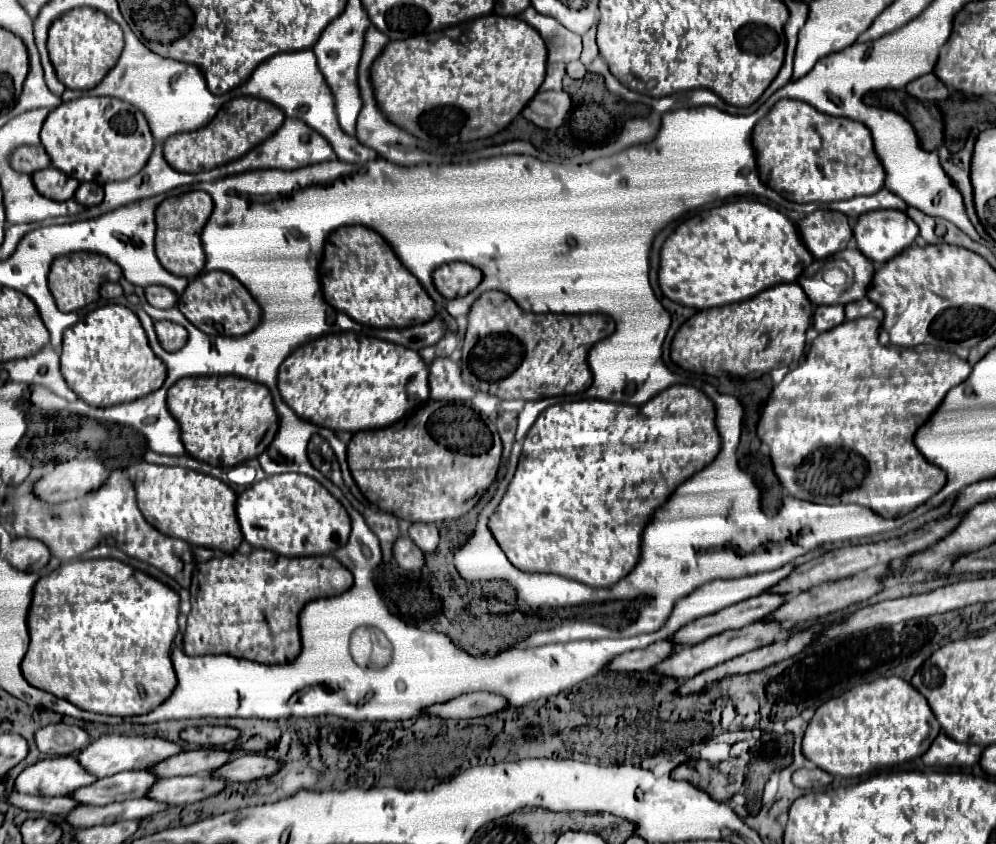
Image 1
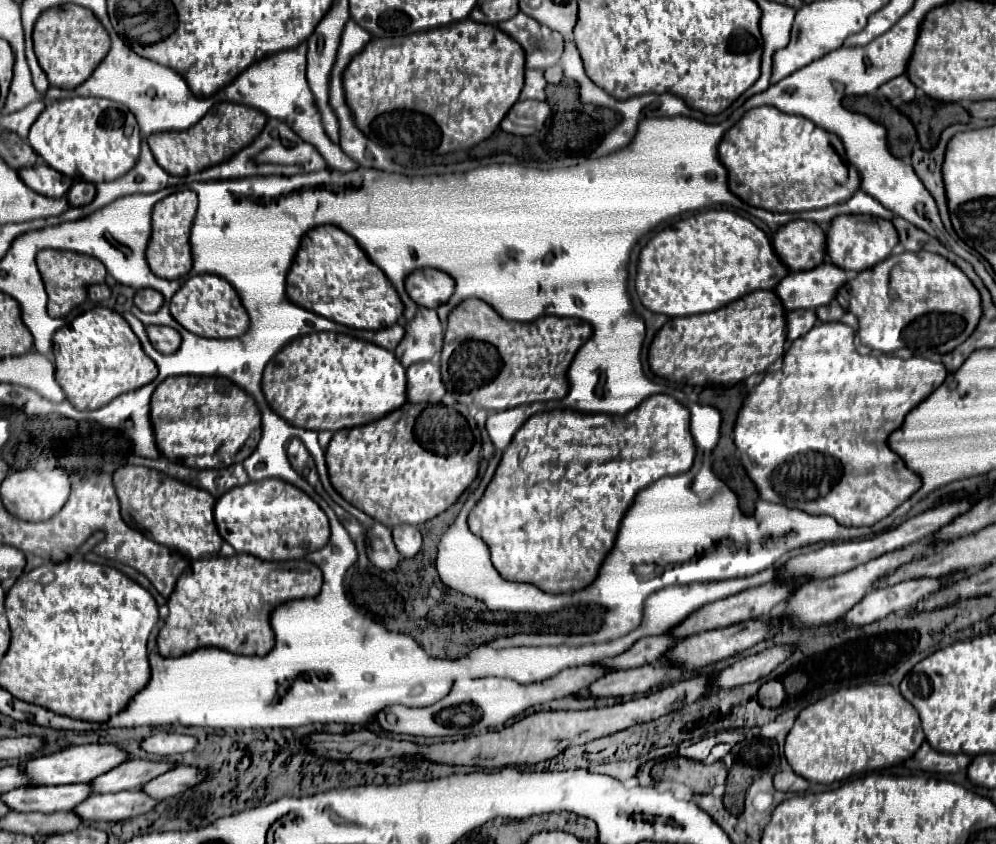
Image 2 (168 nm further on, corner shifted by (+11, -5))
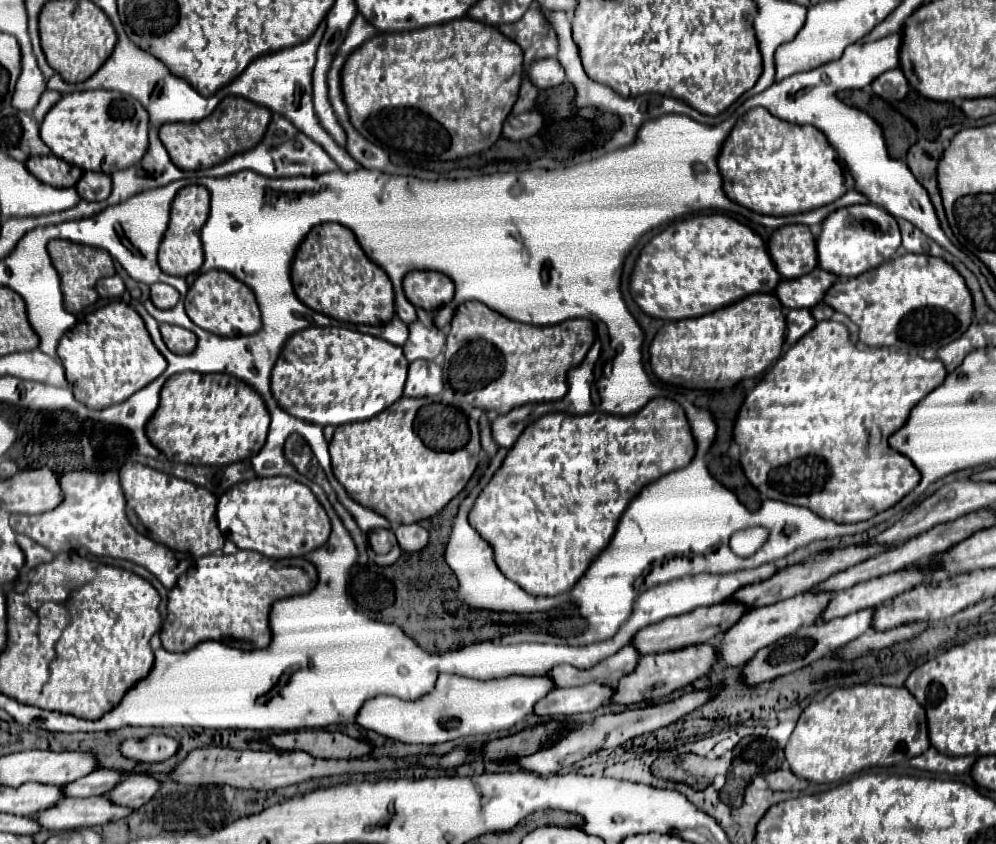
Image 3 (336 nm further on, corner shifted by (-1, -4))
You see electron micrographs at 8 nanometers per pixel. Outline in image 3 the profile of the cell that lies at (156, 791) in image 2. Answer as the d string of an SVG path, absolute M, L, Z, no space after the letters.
M129 775L111 791L111 801L139 809L149 803L159 789L161 783L149 775Z

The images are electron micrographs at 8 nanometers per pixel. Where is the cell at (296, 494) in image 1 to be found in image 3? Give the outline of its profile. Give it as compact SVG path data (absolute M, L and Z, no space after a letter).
M263 477L263 479L251 479L241 481L227 489L219 497L217 505L217 523L225 539L233 541L239 549L257 551L265 557L281 559L281 557L301 557L311 553L313 549L325 545L325 541L331 535L331 521L323 509L323 505L317 501L317 497L311 493L311 489L291 477Z

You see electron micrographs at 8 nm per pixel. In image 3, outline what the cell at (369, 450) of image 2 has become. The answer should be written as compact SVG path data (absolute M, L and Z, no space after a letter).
M401 397L369 421L337 427L329 445L333 473L347 489L349 497L359 505L381 513L391 523L417 523L437 515L463 491L479 463L481 441L479 431L475 429L471 429L471 441L457 451L435 451L423 445L413 431L413 421L427 401L429 399Z

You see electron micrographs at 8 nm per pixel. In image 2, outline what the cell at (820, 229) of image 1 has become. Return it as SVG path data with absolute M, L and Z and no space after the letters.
M793 220L773 234L773 250L787 270L809 270L825 260L825 232L815 222Z

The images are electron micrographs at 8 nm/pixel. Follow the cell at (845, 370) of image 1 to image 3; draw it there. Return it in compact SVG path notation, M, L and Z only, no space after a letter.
M821 321L817 323L805 337L801 337L775 365L773 369L765 375L765 381L759 383L747 397L745 403L739 411L739 417L735 421L735 441L741 447L741 465L743 471L747 475L747 479L761 491L761 495L769 497L769 499L777 499L777 501L785 501L791 505L801 505L811 509L813 513L817 513L819 517L837 521L837 523L859 523L859 521L867 521L871 517L875 517L875 513L887 511L889 507L893 507L895 503L899 503L907 493L911 493L919 481L921 481L921 473L915 469L915 465L901 455L899 451L891 451L889 447L889 437L903 427L903 423L907 421L911 409L925 397L929 395L935 387L939 387L945 377L945 365L941 365L941 361L936 357L936 351L927 349L921 353L893 353L889 349L879 349L879 351L855 351L849 339L847 327L843 323L837 321Z

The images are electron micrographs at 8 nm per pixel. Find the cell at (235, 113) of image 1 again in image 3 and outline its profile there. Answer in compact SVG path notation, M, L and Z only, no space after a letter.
M225 97L219 107L197 123L165 123L159 129L159 139L165 145L171 161L183 171L197 171L219 165L231 159L237 153L245 153L253 149L261 137L265 135L271 123L271 111L255 105L243 97Z

